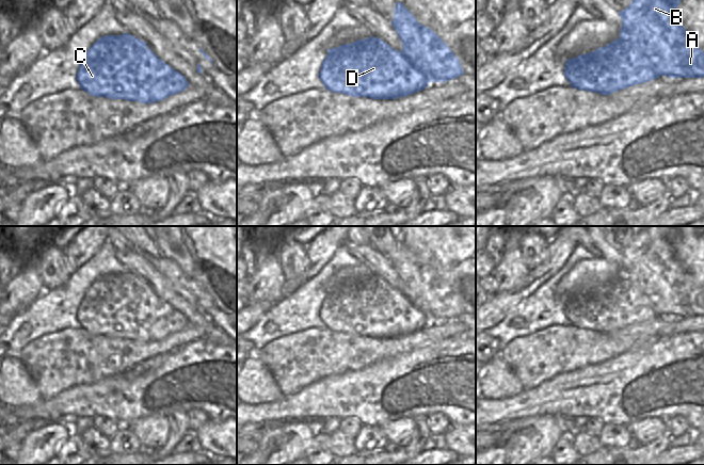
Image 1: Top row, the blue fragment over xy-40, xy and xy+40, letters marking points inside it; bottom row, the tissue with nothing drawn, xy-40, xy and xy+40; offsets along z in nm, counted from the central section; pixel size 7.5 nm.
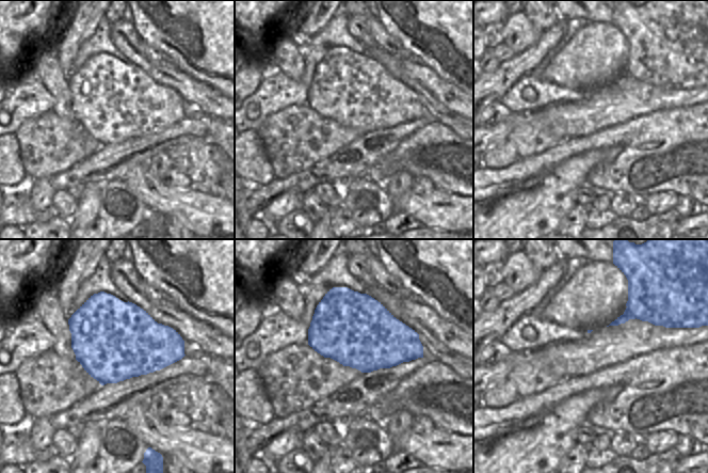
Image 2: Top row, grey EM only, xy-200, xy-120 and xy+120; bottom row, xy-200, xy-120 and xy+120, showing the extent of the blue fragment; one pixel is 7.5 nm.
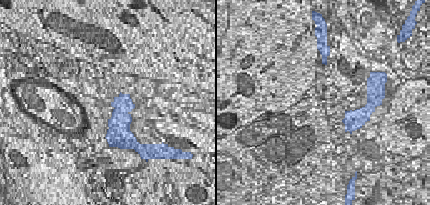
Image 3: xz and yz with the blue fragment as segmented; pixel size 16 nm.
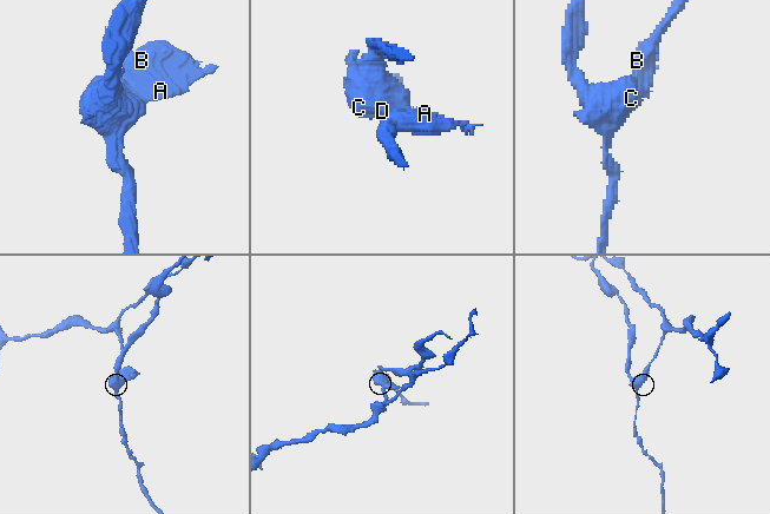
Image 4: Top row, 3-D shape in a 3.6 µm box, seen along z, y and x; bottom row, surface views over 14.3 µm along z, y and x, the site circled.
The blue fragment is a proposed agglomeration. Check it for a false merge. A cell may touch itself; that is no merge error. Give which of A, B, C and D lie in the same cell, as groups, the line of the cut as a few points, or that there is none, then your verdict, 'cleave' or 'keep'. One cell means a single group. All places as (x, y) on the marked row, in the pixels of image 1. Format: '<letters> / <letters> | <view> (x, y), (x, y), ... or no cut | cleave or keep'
A B / C D | xy+40 (618, 38), (623, 43), (627, 53), (639, 52), (659, 76) | cleave

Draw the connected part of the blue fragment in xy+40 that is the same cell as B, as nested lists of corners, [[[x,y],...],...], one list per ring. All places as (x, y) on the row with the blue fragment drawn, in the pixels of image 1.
[[[633,0],[625,10],[619,12],[622,19],[619,39],[624,43],[627,54],[640,52],[659,76],[683,79],[704,78],[704,52],[677,17],[679,2],[681,0]]]

